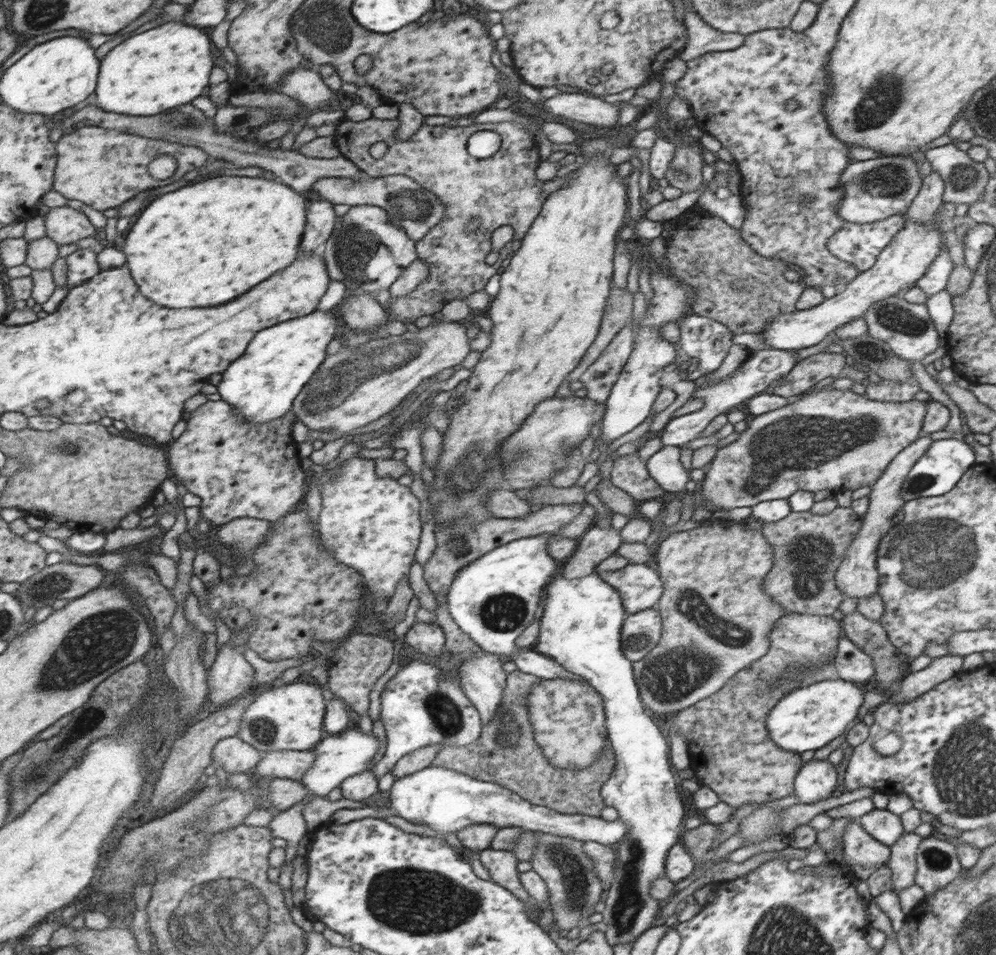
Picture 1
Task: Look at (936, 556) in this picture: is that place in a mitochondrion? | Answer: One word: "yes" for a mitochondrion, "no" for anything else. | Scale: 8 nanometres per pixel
yes

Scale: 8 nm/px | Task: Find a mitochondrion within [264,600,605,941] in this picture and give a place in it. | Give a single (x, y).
(415, 901)

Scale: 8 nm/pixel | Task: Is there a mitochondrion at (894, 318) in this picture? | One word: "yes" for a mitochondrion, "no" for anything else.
yes

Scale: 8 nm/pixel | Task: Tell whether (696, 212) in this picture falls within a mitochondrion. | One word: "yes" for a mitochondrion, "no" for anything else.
no

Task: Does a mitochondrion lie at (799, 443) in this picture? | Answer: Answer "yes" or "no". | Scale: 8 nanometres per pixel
yes

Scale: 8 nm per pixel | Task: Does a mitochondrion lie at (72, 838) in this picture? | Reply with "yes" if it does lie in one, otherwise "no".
no

